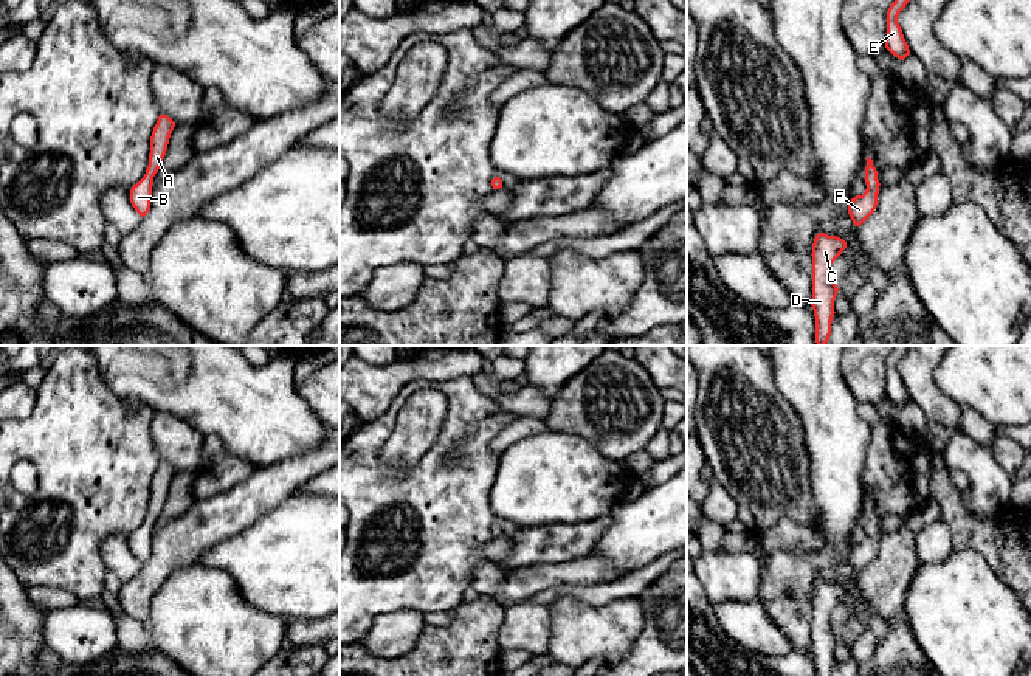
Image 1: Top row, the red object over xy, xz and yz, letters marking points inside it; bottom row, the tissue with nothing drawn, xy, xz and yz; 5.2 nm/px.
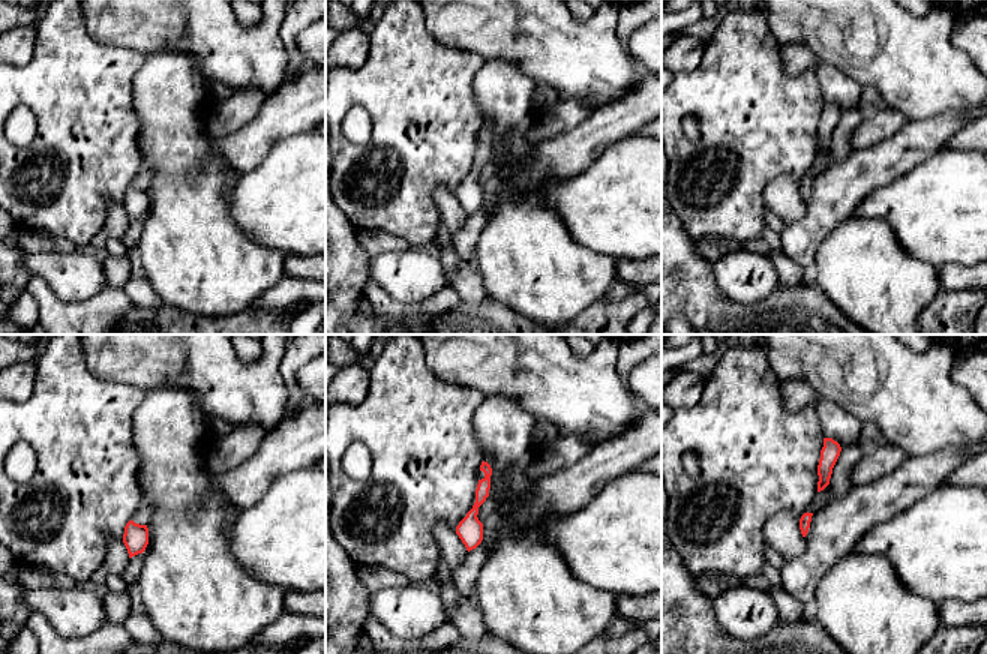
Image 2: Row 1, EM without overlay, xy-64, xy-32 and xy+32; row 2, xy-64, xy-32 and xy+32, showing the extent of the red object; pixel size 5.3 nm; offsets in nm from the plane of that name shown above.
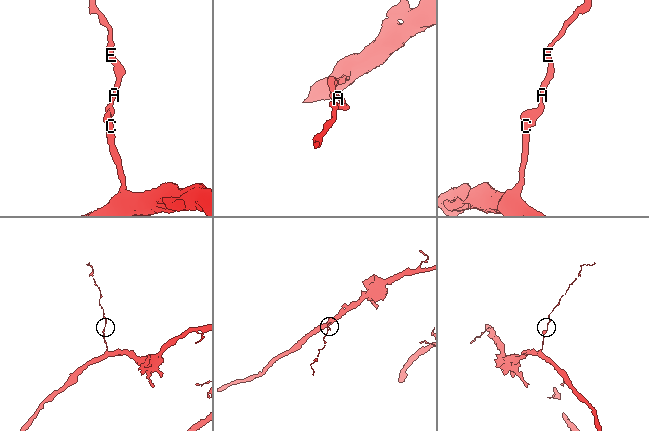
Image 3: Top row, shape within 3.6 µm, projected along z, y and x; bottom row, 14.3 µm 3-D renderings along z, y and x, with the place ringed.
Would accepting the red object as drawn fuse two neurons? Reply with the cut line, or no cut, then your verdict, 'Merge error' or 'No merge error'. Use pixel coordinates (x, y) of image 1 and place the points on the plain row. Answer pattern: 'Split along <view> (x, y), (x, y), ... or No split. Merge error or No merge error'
No split. No merge error

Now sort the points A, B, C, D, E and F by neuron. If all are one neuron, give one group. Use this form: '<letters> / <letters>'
A B C D E F

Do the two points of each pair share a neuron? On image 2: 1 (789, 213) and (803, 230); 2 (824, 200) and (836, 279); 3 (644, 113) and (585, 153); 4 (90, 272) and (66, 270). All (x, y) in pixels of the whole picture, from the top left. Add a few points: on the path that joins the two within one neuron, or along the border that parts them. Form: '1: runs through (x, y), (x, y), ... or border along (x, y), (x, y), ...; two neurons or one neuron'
1: border along (804, 201), (804, 213), (785, 224); two neurons
2: border along (852, 213), (825, 237), (812, 264); two neurons
3: runs through (629, 114), (621, 117), (600, 138); one neuron
4: runs through (84, 272), (72, 272); one neuron

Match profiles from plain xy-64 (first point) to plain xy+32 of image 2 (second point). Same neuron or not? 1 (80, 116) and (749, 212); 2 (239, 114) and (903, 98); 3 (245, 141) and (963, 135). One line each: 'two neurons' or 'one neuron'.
1: one neuron
2: two neurons
3: two neurons

